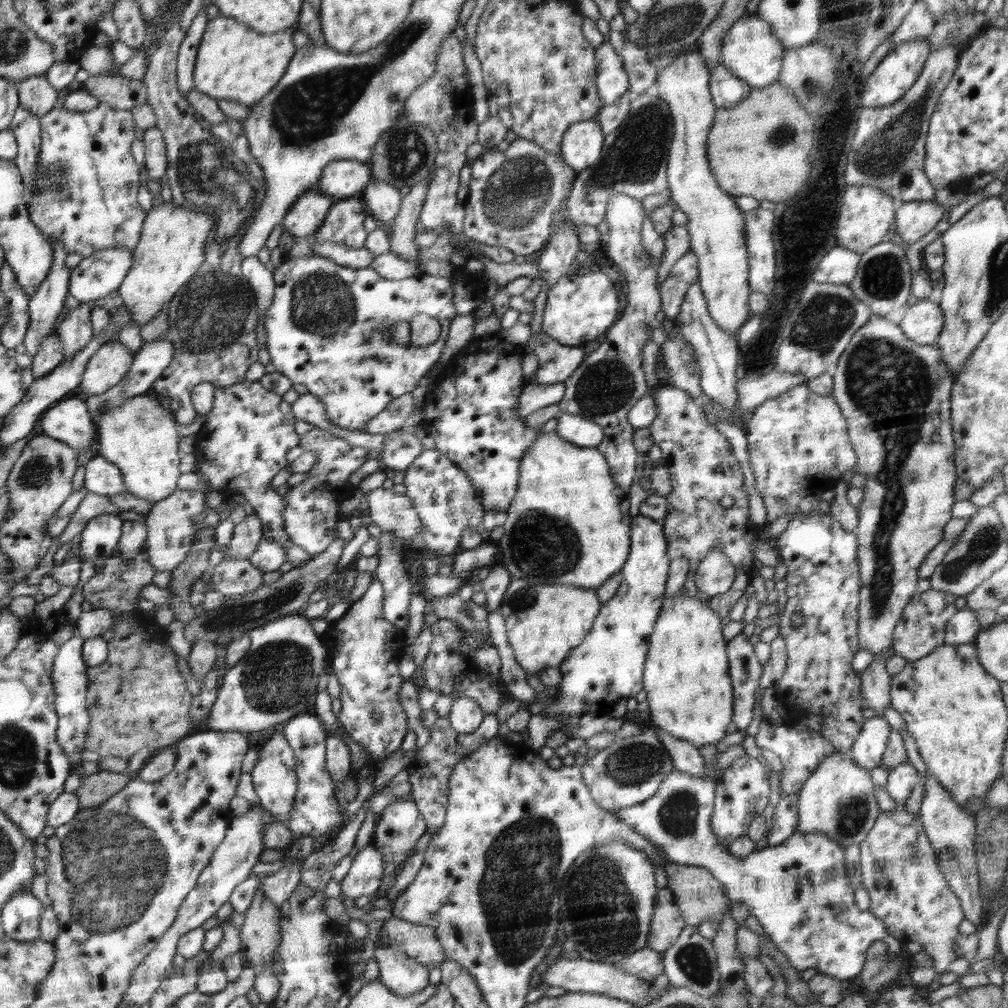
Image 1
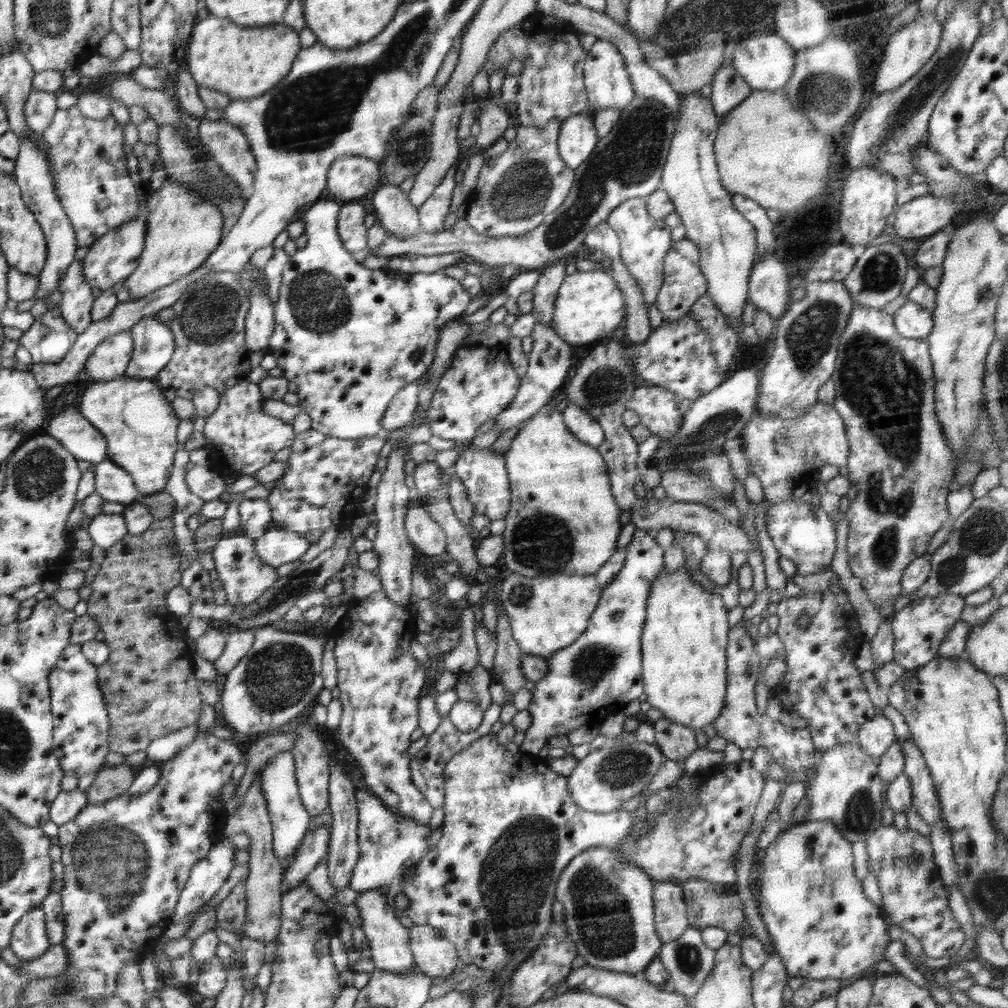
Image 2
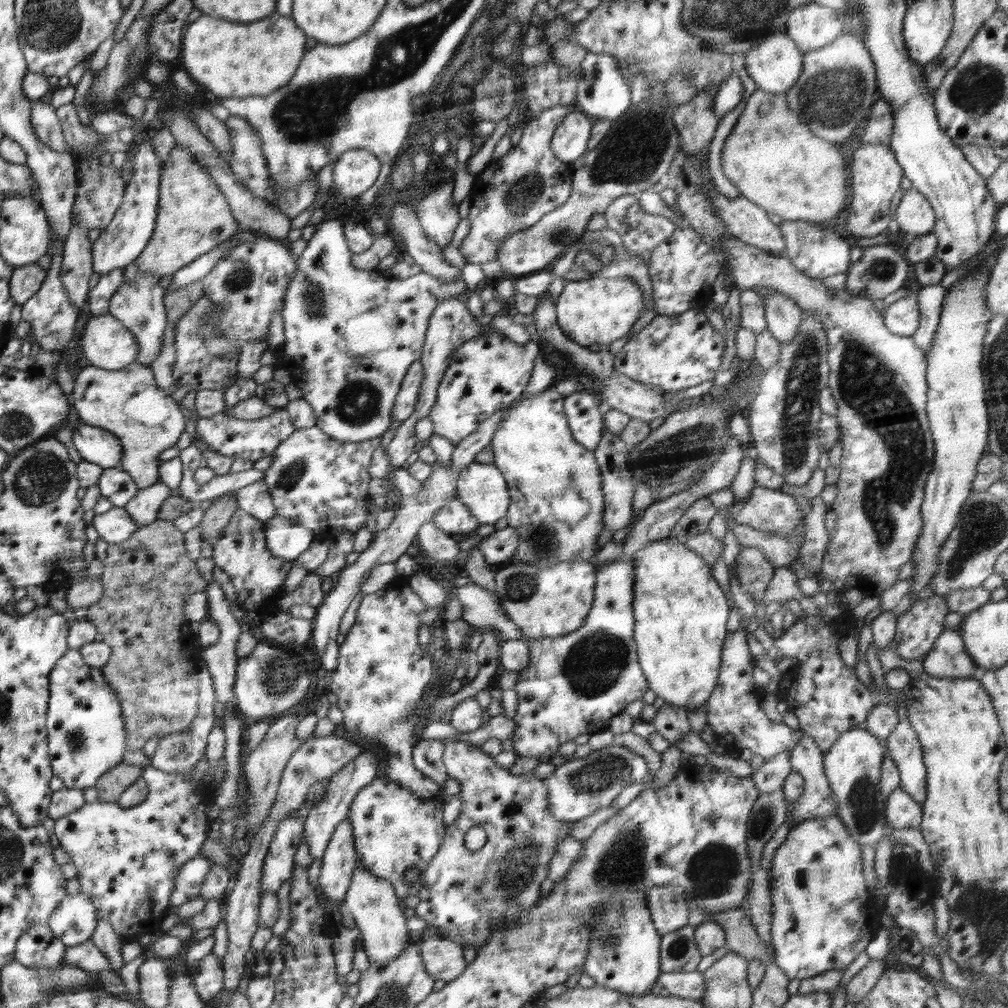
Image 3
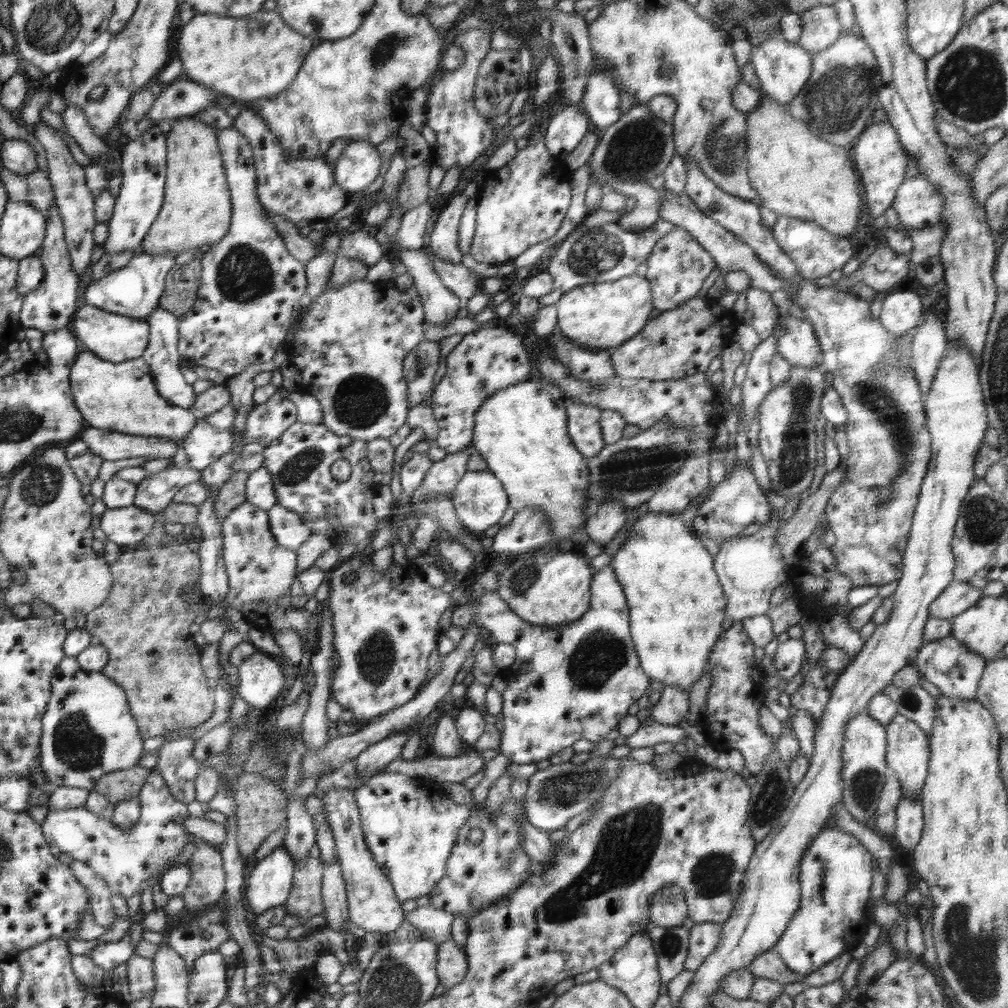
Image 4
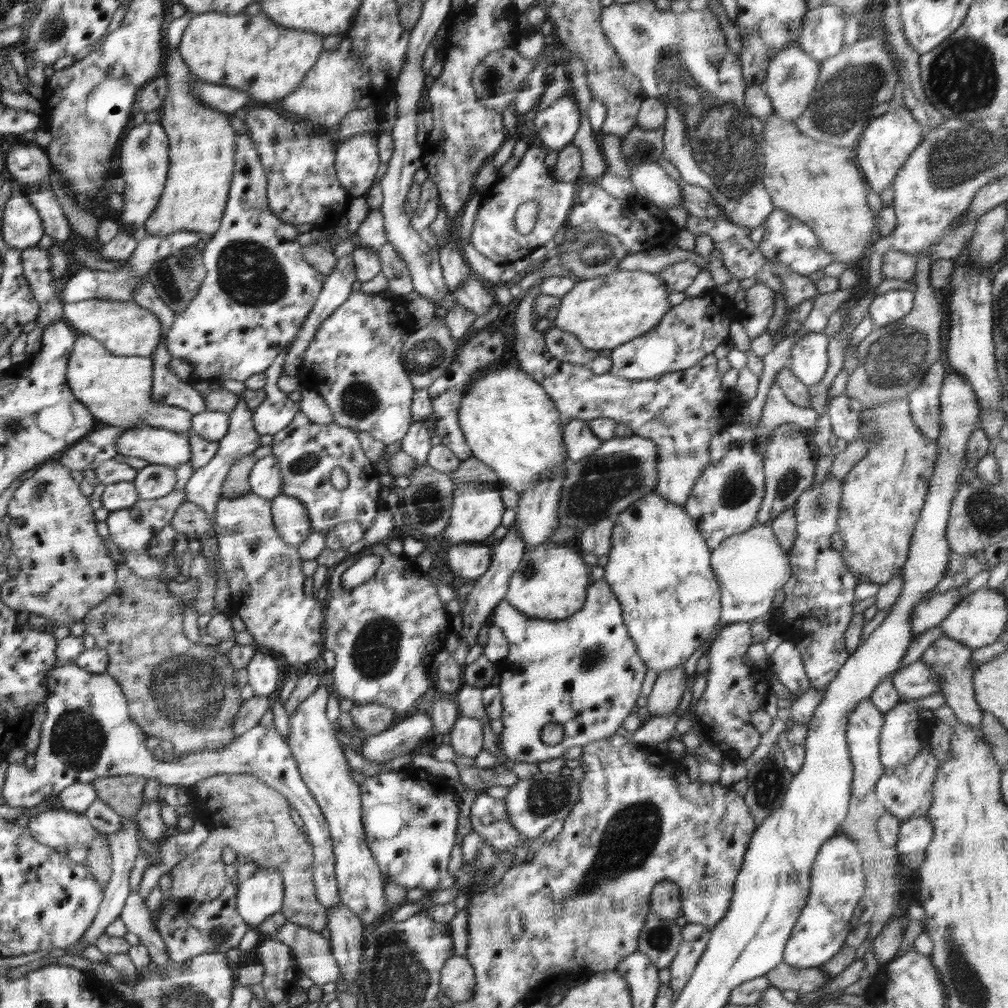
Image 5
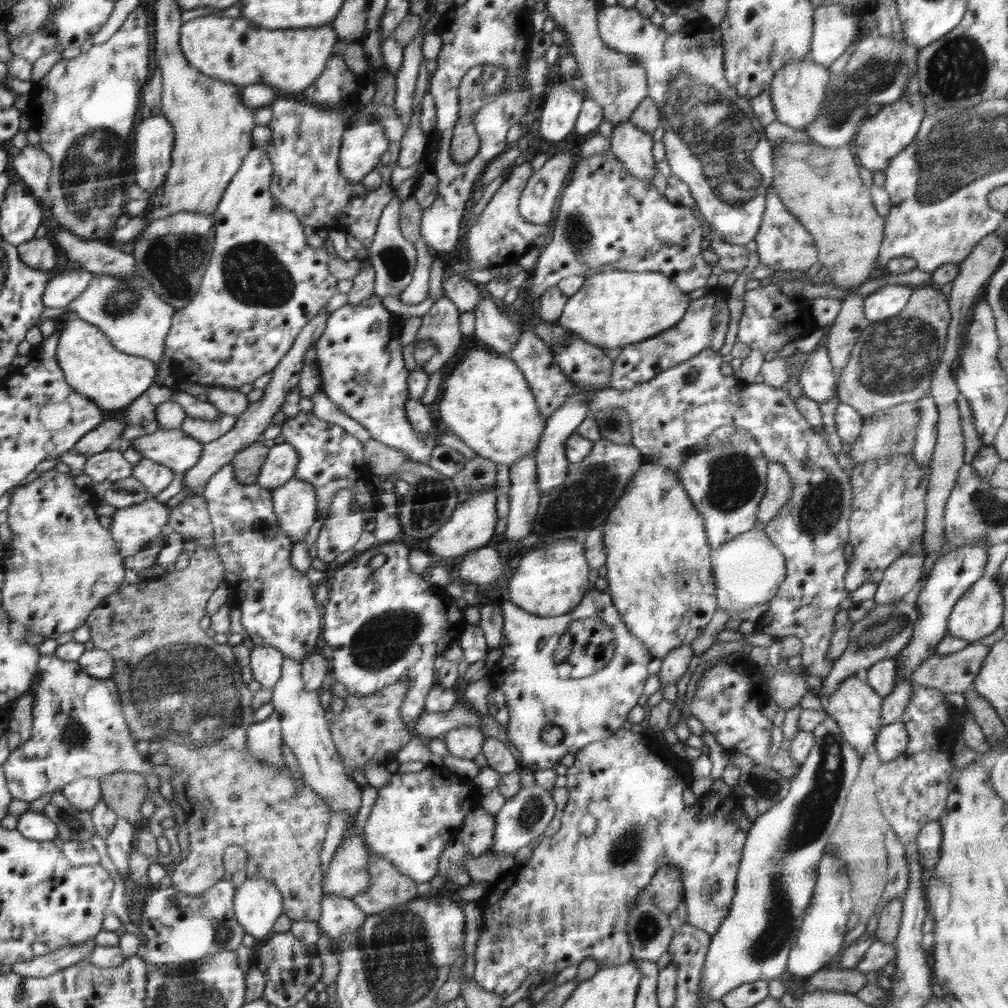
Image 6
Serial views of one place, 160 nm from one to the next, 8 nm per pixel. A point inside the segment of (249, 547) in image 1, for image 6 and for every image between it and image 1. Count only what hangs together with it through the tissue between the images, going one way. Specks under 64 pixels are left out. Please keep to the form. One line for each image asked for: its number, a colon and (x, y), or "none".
2: (255, 514)
3: (254, 498)
4: (259, 487)
5: (265, 479)
6: (280, 464)

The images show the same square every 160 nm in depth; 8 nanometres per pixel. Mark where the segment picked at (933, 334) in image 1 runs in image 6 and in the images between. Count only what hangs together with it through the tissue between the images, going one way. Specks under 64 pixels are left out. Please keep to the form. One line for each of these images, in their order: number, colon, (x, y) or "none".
2: (911, 320)
3: (901, 318)
4: (901, 311)
5: (891, 306)
6: (887, 301)

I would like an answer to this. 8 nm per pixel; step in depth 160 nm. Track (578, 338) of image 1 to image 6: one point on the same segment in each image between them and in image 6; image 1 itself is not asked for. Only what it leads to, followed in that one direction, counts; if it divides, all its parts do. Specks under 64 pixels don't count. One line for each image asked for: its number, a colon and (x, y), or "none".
2: (589, 306)
3: (599, 310)
4: (596, 316)
5: (604, 312)
6: (613, 309)

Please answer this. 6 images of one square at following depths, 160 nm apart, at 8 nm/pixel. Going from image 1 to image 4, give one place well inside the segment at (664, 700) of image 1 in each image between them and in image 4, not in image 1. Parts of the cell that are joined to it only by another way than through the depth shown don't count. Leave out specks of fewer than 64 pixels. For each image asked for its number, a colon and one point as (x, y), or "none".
2: (684, 640)
3: (681, 613)
4: (676, 604)

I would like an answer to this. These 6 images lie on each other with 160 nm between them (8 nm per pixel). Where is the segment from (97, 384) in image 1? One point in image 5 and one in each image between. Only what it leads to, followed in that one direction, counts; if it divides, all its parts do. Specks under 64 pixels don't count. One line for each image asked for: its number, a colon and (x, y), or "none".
2: (108, 362)
3: (107, 343)
4: (116, 337)
5: (125, 328)

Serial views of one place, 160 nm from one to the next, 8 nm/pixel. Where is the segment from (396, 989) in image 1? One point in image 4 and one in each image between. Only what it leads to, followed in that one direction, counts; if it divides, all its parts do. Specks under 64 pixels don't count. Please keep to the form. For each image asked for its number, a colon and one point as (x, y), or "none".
2: (387, 943)
3: (372, 901)
4: (372, 902)

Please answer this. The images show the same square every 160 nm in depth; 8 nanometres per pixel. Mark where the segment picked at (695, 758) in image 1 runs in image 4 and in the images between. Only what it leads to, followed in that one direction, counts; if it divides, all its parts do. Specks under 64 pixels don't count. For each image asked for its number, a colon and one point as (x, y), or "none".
2: (676, 742)
3: (671, 722)
4: (671, 706)

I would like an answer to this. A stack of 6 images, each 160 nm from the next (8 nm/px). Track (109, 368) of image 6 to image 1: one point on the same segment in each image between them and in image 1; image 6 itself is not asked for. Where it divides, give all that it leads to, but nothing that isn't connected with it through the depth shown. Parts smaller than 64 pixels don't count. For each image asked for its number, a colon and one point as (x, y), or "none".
1: (142, 436)
2: (139, 421)
3: (129, 403)
4: (120, 396)
5: (117, 389)

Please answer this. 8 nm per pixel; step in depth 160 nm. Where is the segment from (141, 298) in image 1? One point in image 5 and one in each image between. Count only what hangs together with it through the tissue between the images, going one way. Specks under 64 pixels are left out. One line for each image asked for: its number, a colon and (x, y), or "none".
2: (184, 229)
3: (194, 218)
4: (196, 211)
5: (202, 143)

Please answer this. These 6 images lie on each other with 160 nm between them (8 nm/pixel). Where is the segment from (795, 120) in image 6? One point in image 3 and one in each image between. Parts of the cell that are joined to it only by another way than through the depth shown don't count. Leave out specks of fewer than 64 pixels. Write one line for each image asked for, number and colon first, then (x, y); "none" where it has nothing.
3: (775, 63)
4: (783, 68)
5: (791, 77)

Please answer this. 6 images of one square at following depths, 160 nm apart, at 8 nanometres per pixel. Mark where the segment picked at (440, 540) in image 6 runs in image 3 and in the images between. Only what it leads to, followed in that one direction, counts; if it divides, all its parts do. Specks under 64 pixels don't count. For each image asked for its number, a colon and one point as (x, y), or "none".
3: (482, 488)
4: (479, 498)
5: (477, 509)

